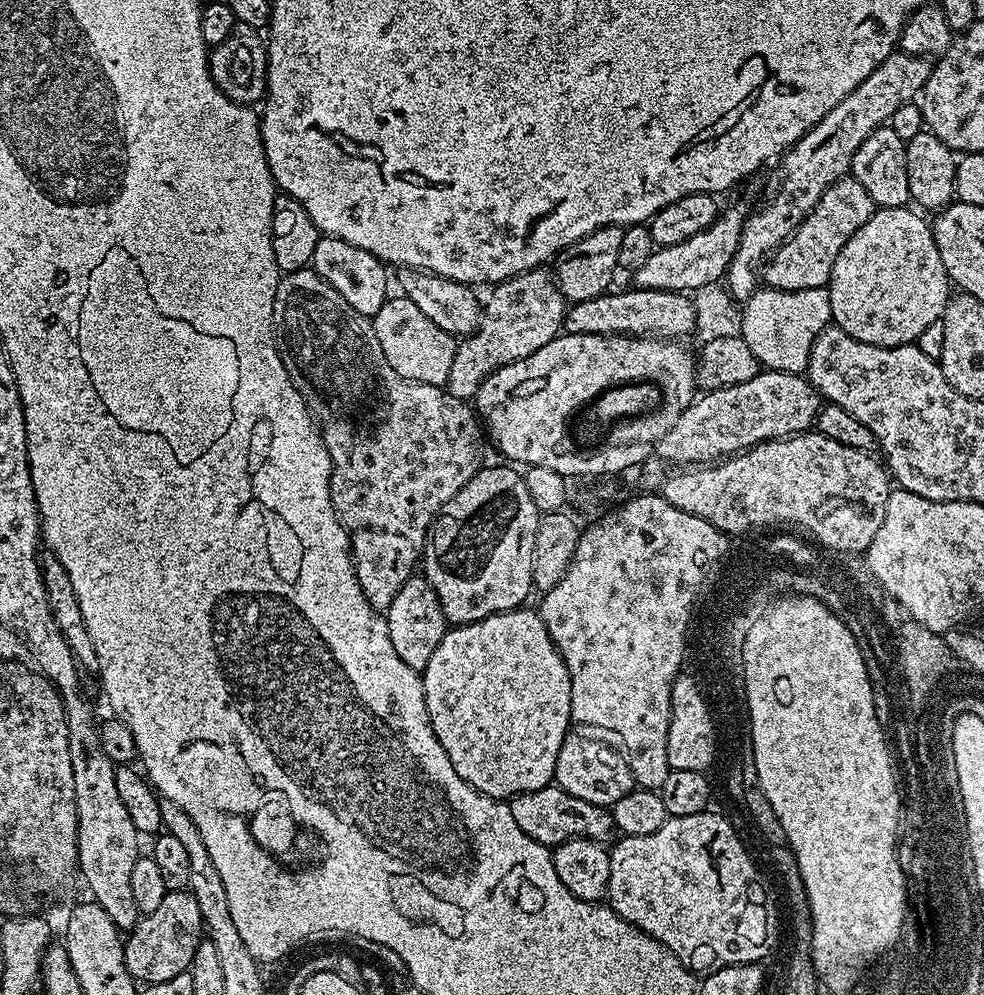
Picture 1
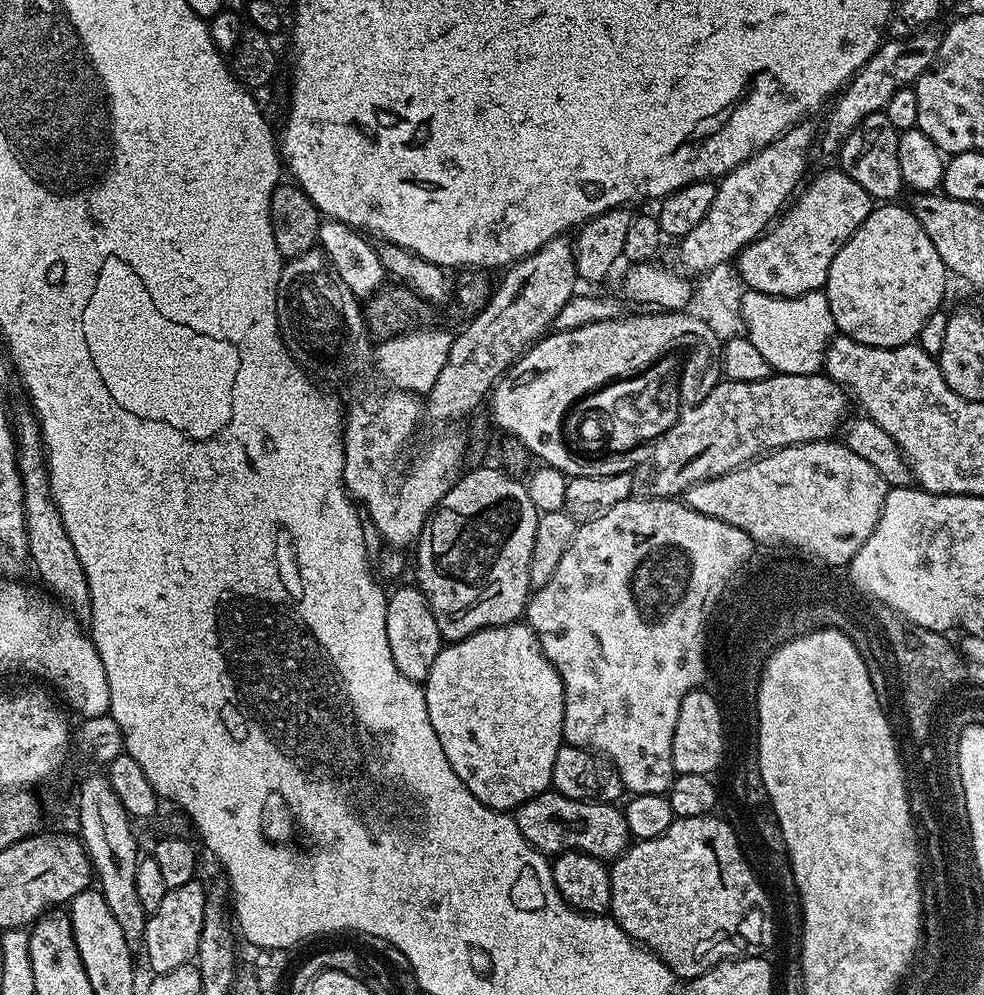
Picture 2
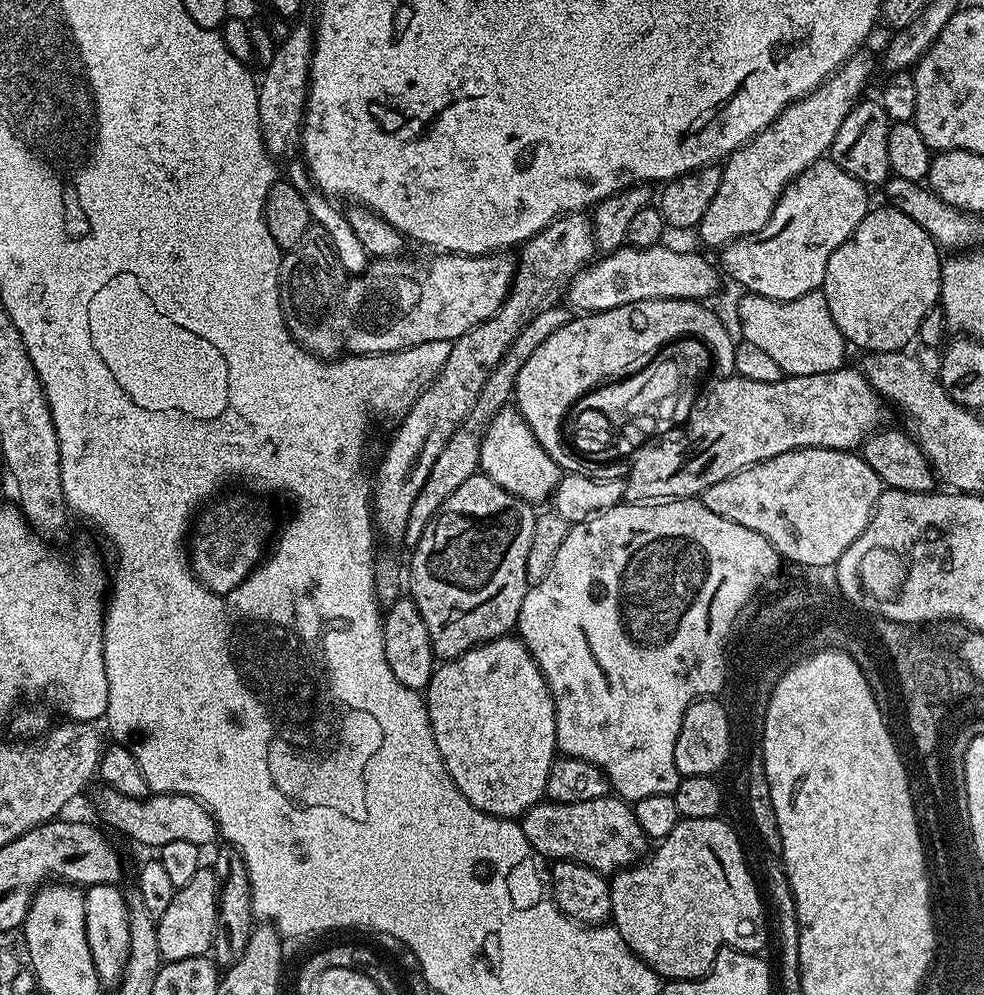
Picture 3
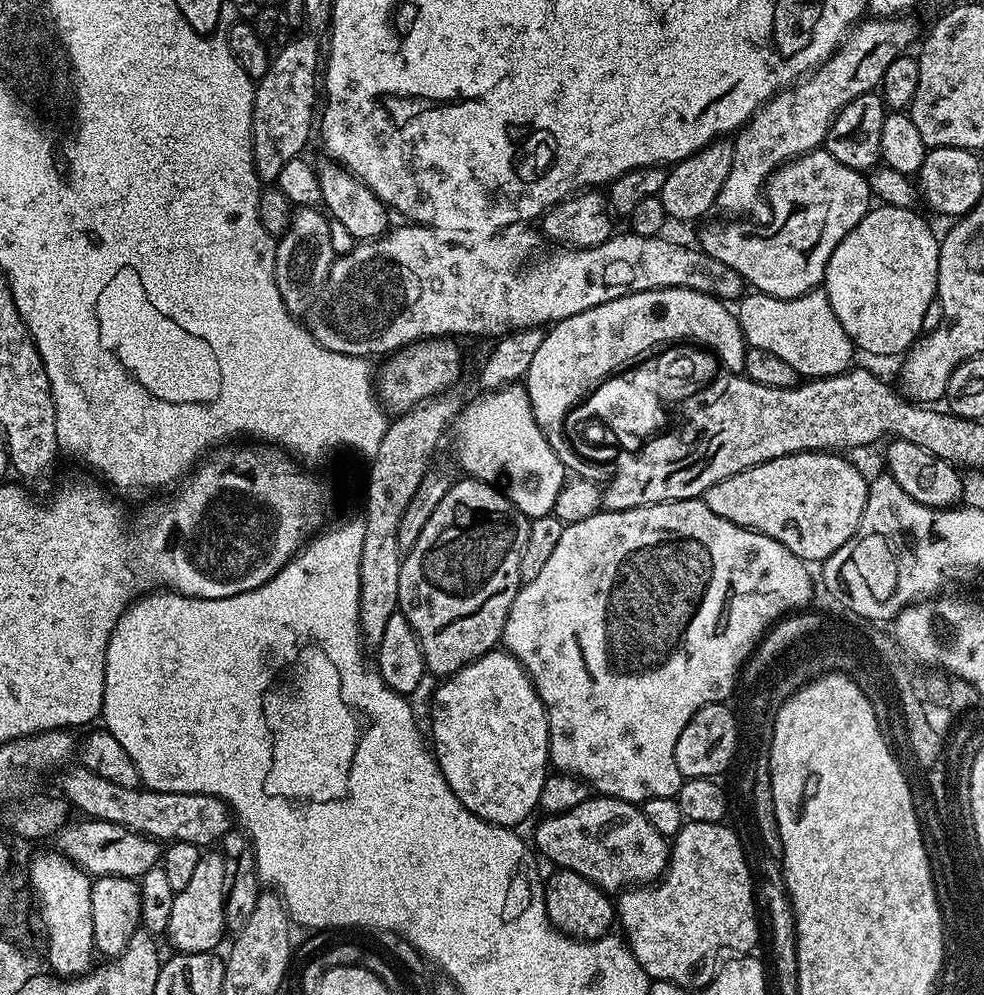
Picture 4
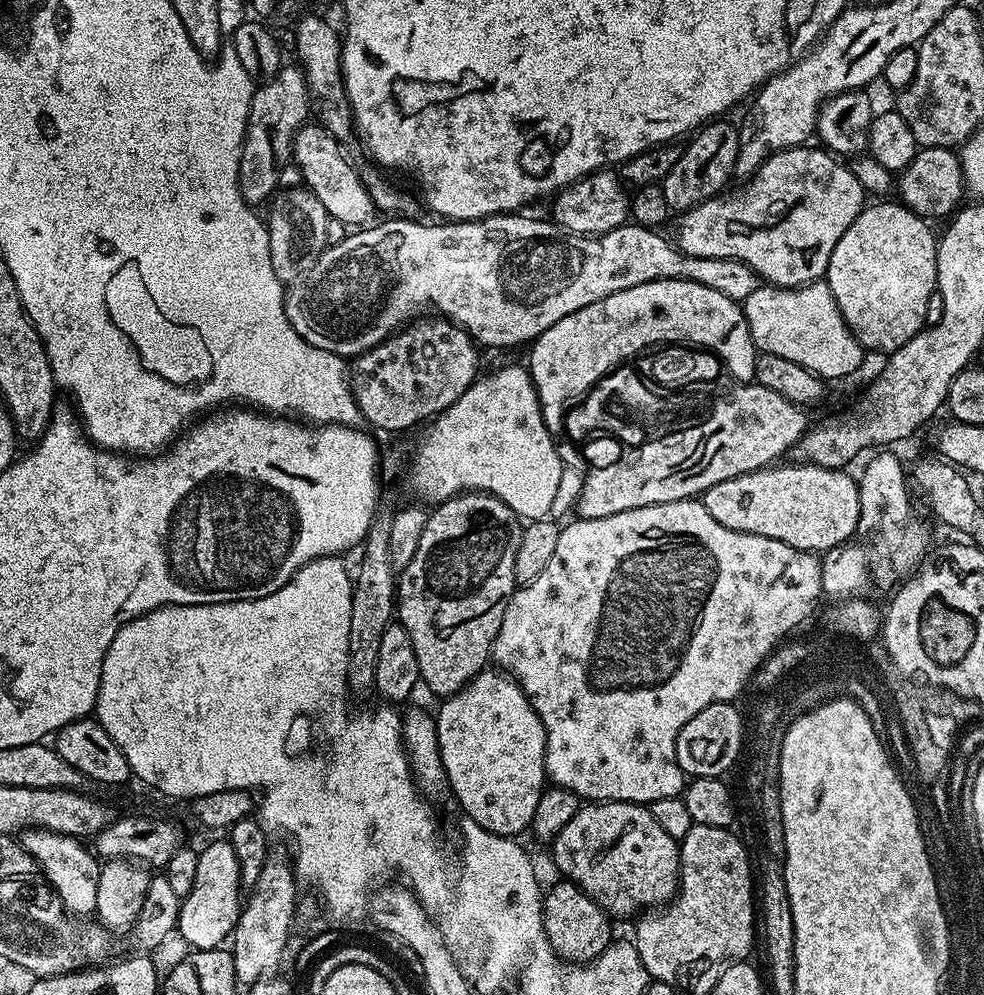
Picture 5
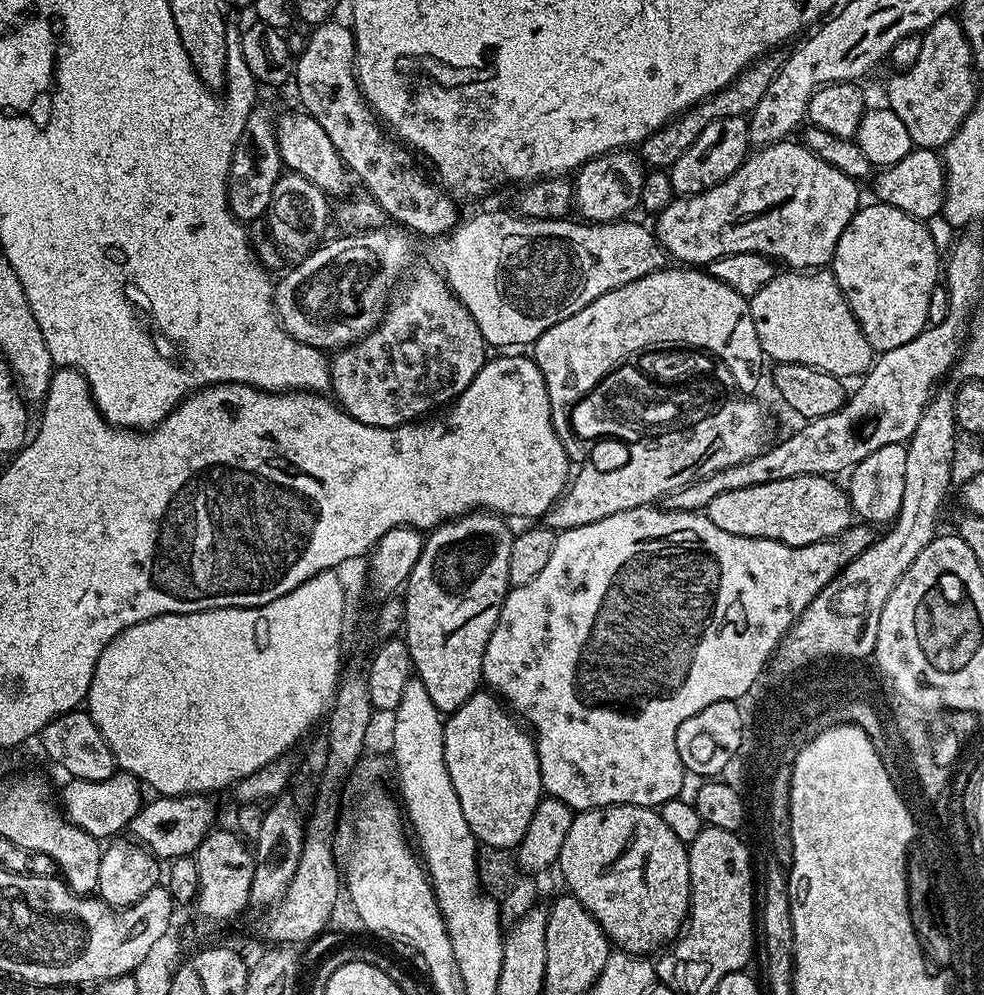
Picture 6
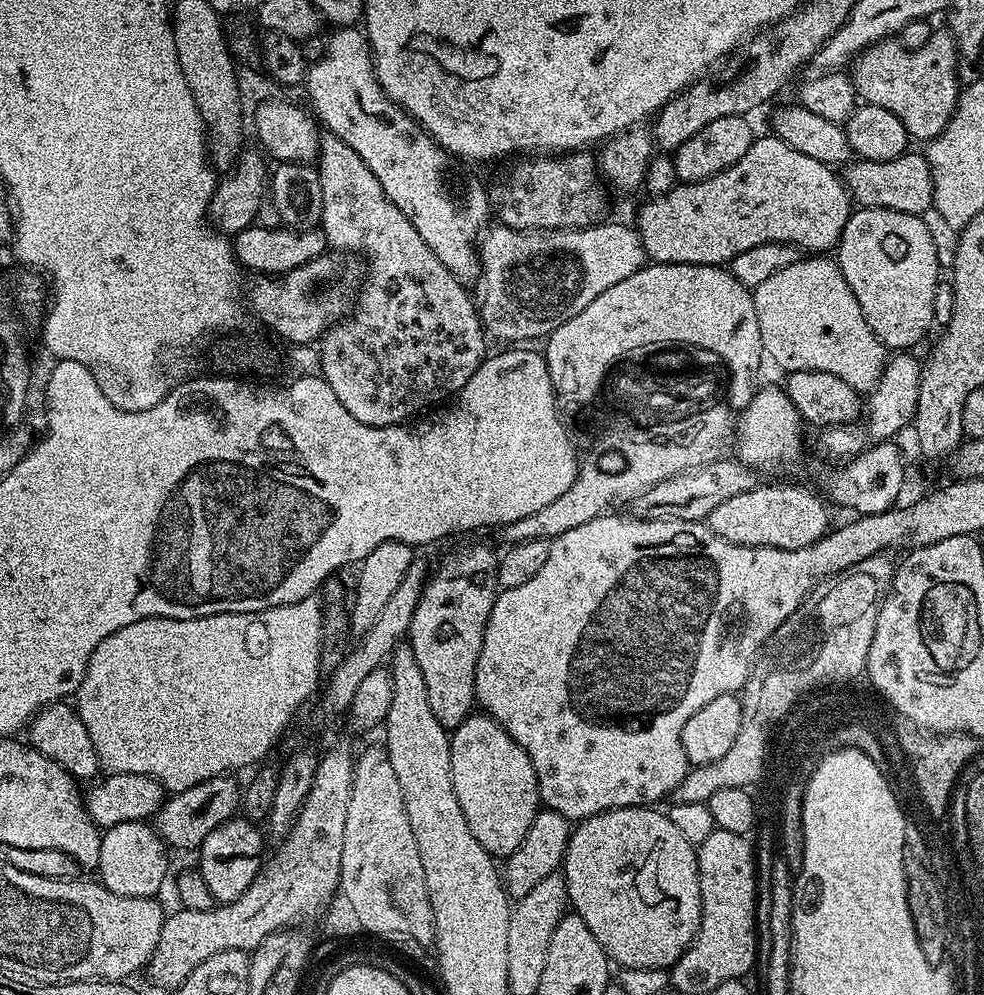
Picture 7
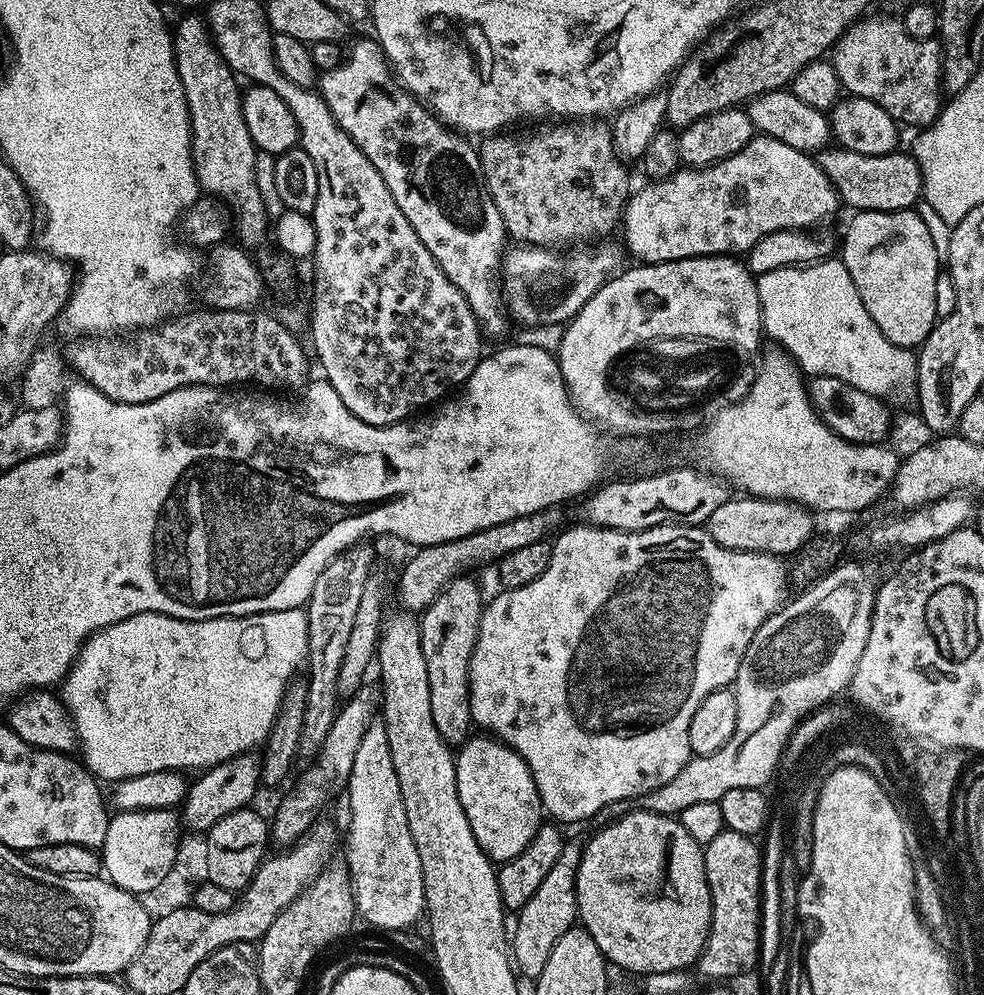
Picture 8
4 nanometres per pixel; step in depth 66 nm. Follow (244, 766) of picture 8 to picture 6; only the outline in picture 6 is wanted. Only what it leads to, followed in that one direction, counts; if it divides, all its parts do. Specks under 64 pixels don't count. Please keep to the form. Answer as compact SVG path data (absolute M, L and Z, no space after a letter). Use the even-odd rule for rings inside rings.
M208 794L157 795L152 799L140 807L138 814L134 814L134 818L128 823L127 831L131 839L140 847L147 848L161 862L171 862L178 856L192 856L201 842L207 838L208 833L213 831L216 804L212 800L215 799Z

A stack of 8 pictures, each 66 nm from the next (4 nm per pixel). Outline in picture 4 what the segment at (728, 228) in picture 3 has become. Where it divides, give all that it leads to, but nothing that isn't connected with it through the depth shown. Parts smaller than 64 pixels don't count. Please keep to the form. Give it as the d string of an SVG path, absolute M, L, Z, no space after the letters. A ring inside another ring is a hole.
M864 18L859 21L845 36L843 44L837 48L834 55L826 63L820 65L811 74L803 77L791 88L773 96L763 104L744 123L743 128L735 133L734 162L730 162L730 174L726 174L726 182L722 182L722 190L716 199L716 208L725 212L728 218L751 218L756 222L769 219L770 209L765 196L768 179L774 175L783 164L805 156L807 152L817 151L828 136L834 118L842 110L842 106L850 106L854 98L867 92L876 92L882 82L882 74L886 74L886 66L894 62L894 58L905 55L908 48L916 40L916 24L912 18Z

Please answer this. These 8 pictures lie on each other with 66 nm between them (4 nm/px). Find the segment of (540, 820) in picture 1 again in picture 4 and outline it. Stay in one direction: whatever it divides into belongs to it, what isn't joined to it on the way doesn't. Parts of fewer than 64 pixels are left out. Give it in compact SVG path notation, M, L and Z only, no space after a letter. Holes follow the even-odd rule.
M596 794L570 810L543 818L536 828L535 851L552 866L574 870L609 894L619 893L625 886L655 882L668 867L669 841L646 822L643 807L629 800Z

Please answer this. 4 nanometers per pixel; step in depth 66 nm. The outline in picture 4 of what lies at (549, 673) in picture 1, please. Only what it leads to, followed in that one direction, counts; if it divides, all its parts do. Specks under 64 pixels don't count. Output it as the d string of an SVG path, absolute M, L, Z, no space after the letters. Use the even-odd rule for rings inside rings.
M493 650L485 656L479 656L474 662L470 662L462 670L455 672L453 676L441 679L437 684L440 685L437 686L436 693L432 696L432 740L430 736L430 744L434 749L436 761L440 763L440 769L450 786L450 790L454 790L458 802L462 802L462 806L466 806L466 810L470 810L478 818L482 818L491 824L500 824L503 828L515 829L520 826L516 824L522 823L532 811L537 811L544 780L550 775L548 715L544 709L542 698L536 692L535 686L532 685L532 680L528 677L525 668L510 653L503 650Z

